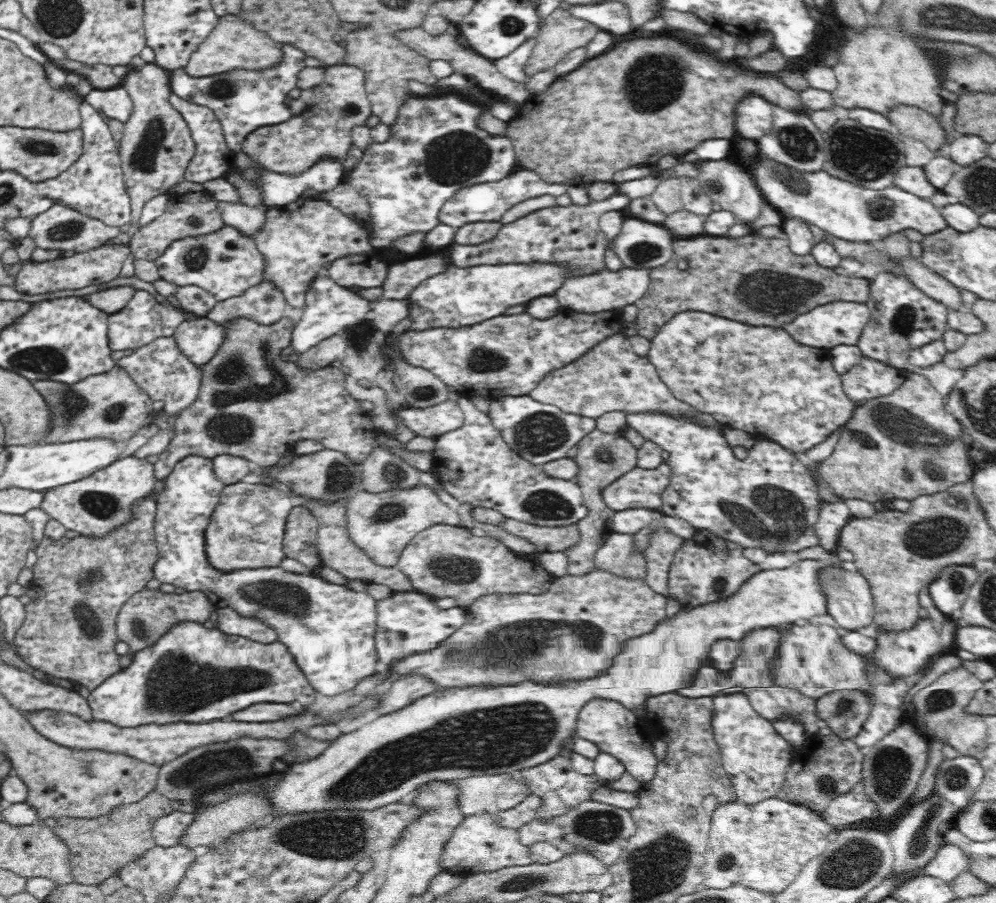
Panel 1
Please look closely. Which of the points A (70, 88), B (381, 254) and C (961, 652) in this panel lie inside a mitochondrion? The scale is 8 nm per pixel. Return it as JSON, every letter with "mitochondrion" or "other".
{"A":"other","B":"other","C":"other"}

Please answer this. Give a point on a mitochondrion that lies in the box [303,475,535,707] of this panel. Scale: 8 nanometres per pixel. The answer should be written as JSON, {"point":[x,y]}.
{"point":[452,568]}

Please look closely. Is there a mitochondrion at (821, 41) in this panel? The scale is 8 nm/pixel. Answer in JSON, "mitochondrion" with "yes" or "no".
{"mitochondrion":"no"}

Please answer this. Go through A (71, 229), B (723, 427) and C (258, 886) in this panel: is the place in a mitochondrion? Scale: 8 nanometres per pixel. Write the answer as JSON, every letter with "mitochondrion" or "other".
{"A":"mitochondrion","B":"other","C":"other"}

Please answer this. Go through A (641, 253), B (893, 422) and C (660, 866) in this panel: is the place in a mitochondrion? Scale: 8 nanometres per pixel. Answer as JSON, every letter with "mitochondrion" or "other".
{"A":"mitochondrion","B":"mitochondrion","C":"mitochondrion"}

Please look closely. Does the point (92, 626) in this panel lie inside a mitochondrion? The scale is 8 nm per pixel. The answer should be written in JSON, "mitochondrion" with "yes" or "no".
{"mitochondrion":"yes"}

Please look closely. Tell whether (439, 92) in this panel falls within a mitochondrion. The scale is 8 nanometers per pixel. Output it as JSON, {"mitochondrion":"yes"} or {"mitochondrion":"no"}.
{"mitochondrion":"no"}

